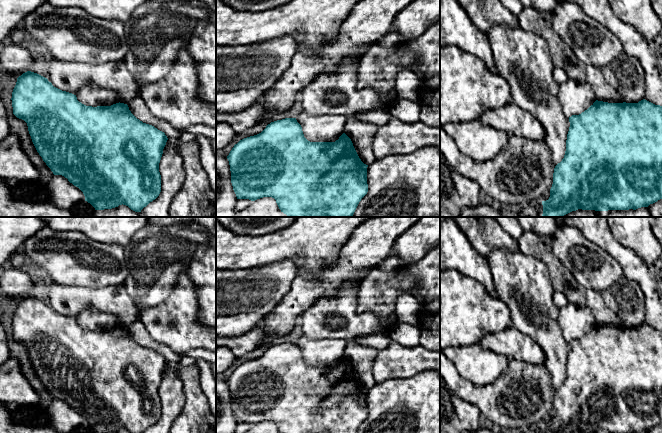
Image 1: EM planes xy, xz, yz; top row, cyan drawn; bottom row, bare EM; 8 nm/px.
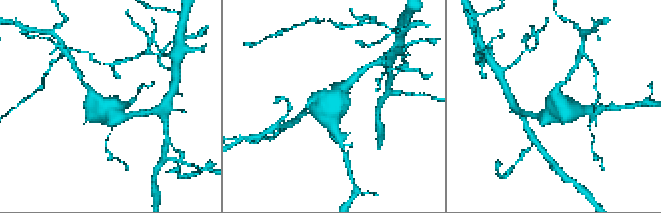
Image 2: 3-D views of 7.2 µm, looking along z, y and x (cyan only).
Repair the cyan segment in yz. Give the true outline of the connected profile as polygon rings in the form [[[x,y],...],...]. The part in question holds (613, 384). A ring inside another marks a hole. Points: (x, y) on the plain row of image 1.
[[[645,323],[638,327],[608,327],[596,324],[581,338],[569,341],[569,346],[565,379],[554,392],[550,421],[542,425],[543,433],[638,433],[662,423],[662,330]]]

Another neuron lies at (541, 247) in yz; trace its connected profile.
[[[523,232],[517,241],[521,252],[539,259],[548,267],[554,291],[564,293],[568,302],[588,307],[596,324],[608,327],[624,326],[620,318],[605,305],[602,292],[579,284],[572,273],[555,256],[553,236]]]

